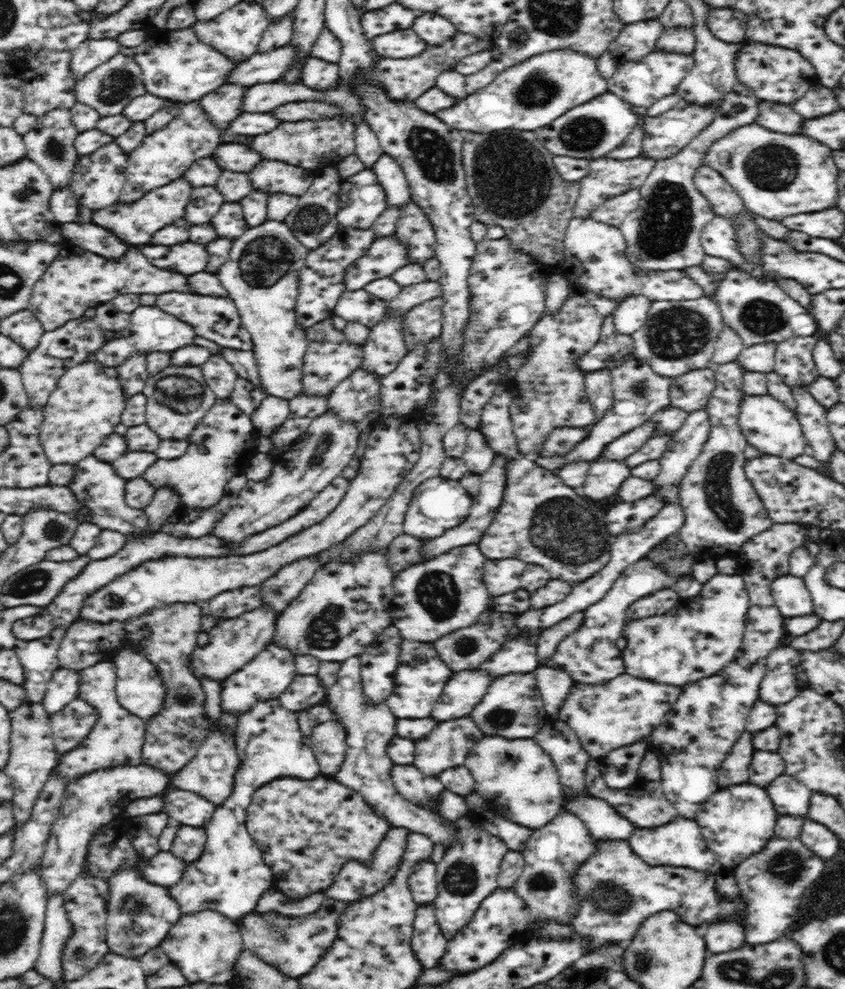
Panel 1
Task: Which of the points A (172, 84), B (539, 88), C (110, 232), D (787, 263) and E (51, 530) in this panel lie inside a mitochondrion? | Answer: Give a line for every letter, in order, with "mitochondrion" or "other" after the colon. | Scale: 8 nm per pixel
A: other
B: mitochondrion
C: other
D: other
E: mitochondrion

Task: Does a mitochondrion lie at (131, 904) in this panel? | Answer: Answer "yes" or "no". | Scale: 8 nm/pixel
yes

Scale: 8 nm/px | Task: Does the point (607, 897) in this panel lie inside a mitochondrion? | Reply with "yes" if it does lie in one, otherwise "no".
yes

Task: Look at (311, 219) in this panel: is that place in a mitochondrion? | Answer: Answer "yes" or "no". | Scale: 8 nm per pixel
yes

